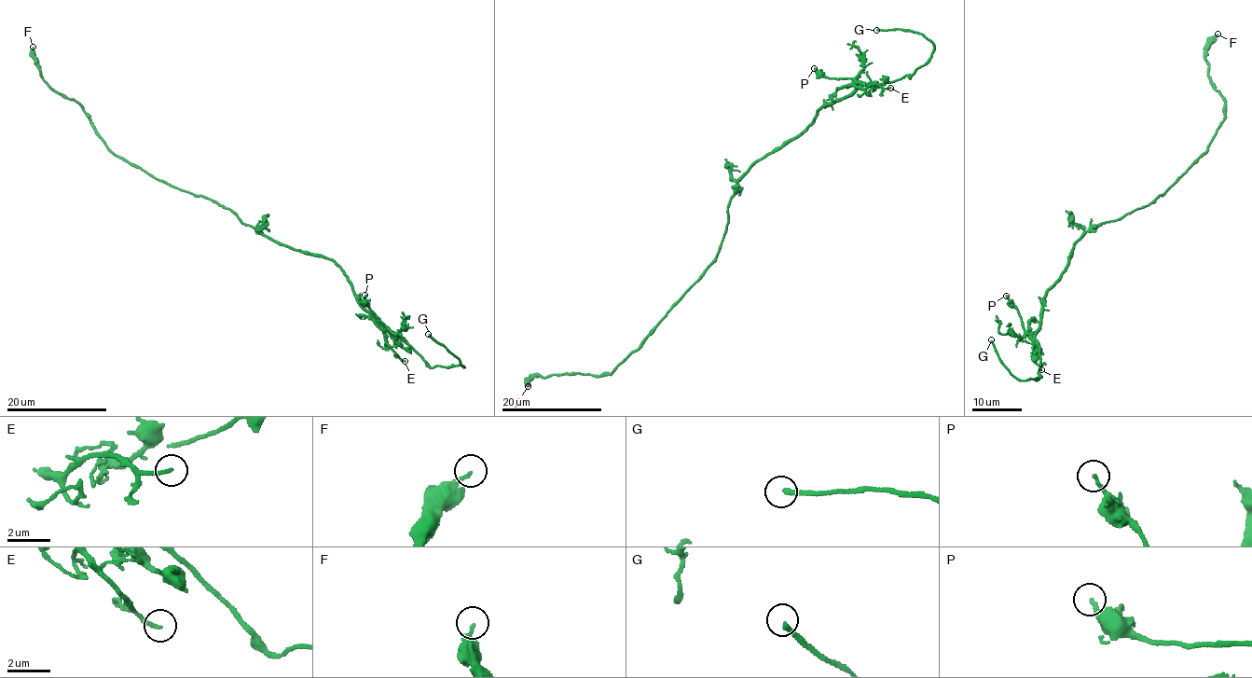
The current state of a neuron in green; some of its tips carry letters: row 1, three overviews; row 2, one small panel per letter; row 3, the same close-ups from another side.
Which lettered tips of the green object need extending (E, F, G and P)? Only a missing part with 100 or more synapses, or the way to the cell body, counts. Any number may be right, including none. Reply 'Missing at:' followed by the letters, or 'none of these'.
Missing at: G

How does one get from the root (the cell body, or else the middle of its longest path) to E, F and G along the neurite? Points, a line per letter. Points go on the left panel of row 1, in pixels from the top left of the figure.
E: (253, 228), (293, 249), (326, 256), (338, 266), (360, 306), (389, 330), (386, 344), (405, 361)
F: (253, 228), (240, 222), (228, 208), (158, 180), (111, 151), (90, 121), (90, 116), (43, 78), (33, 47)
G: (253, 228), (293, 249), (334, 262), (346, 275), (360, 306), (395, 331), (431, 367), (464, 366), (428, 334)

